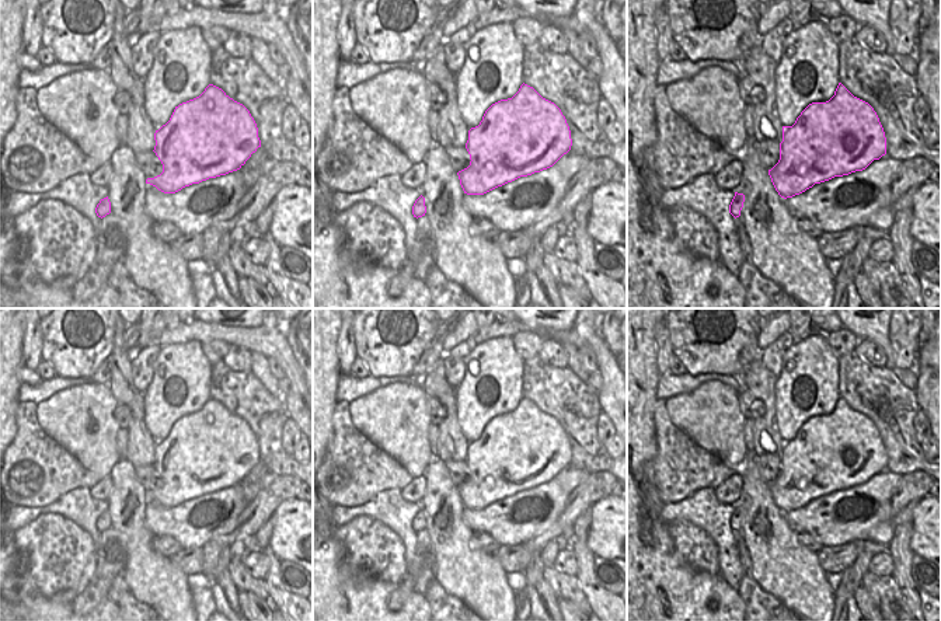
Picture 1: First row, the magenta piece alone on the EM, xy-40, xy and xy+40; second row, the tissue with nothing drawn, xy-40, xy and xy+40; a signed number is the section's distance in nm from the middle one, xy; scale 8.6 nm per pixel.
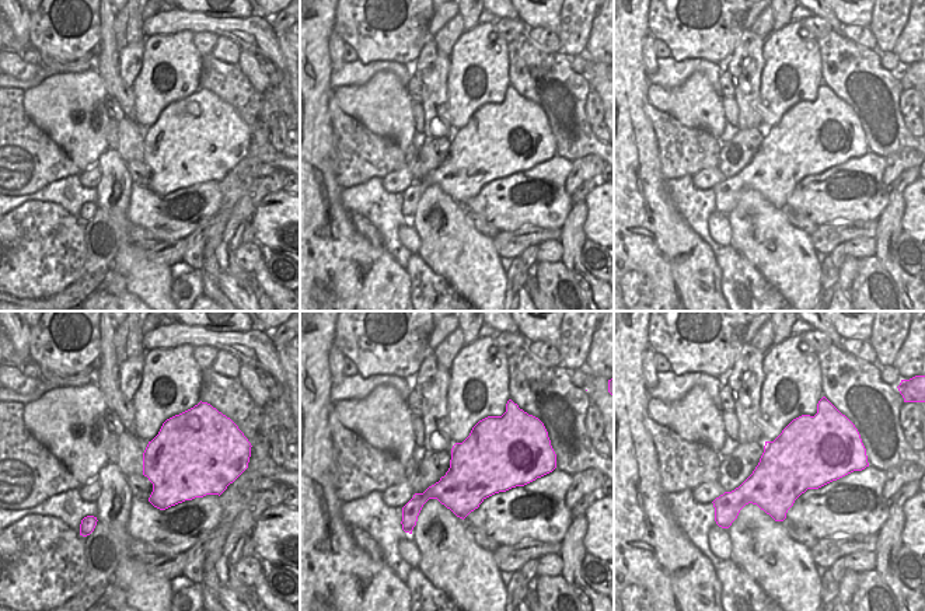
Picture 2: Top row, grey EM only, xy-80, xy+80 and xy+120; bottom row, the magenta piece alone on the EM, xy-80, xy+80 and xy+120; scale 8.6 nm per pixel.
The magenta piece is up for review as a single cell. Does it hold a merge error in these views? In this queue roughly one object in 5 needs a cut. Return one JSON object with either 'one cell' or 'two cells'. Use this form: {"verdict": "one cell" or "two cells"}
{"verdict": "one cell"}

